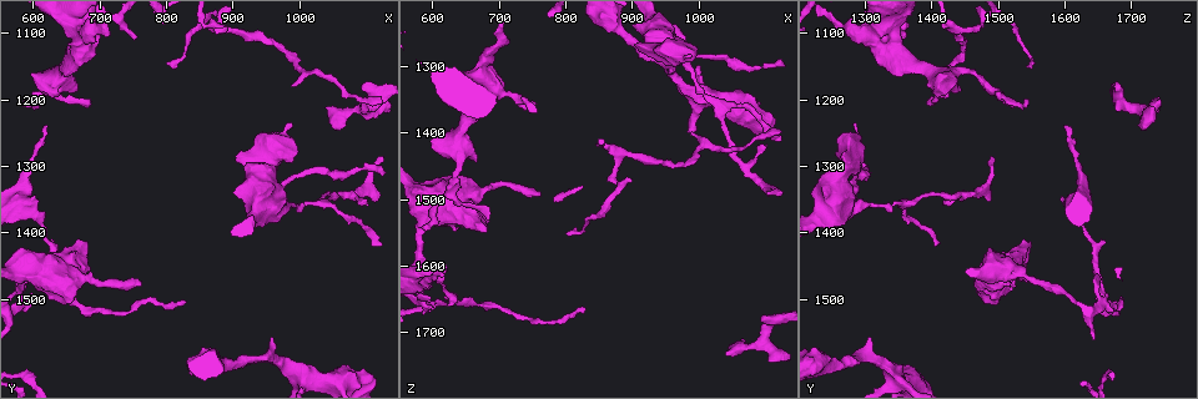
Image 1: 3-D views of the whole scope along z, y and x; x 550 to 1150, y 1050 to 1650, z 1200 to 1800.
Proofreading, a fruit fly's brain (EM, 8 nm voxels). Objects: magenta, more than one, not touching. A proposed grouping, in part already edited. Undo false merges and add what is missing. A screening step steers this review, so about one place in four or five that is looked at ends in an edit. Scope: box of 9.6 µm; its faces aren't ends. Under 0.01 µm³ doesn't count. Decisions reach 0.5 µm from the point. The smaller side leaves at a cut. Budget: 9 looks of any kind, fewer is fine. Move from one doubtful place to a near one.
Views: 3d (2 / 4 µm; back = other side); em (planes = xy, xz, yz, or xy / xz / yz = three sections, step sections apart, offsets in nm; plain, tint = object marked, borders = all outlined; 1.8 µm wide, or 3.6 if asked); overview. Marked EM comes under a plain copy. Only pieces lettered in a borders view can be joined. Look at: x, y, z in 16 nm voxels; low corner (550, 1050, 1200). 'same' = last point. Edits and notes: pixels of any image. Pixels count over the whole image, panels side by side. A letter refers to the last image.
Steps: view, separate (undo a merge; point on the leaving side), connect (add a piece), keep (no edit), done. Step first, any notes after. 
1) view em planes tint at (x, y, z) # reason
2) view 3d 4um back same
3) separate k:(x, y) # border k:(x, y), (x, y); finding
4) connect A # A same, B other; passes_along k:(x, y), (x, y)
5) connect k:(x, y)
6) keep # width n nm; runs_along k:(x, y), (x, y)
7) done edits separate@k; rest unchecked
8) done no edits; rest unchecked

view em 3.6um planes borders at (685, 1205, 1530) # tapers out

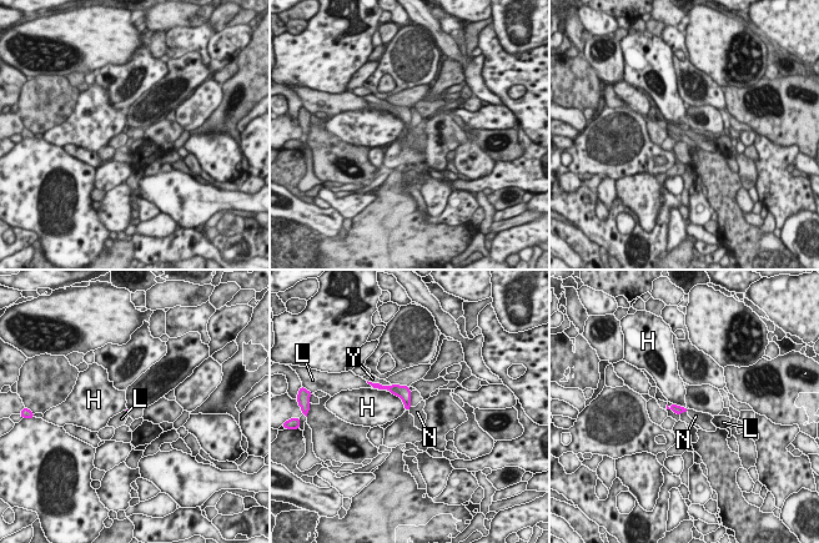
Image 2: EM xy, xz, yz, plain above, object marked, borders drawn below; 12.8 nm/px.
connect N # longest_contact H 340 nm; H other, L other, N same, Y other; it goes on there

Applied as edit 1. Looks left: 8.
view overview # redraw

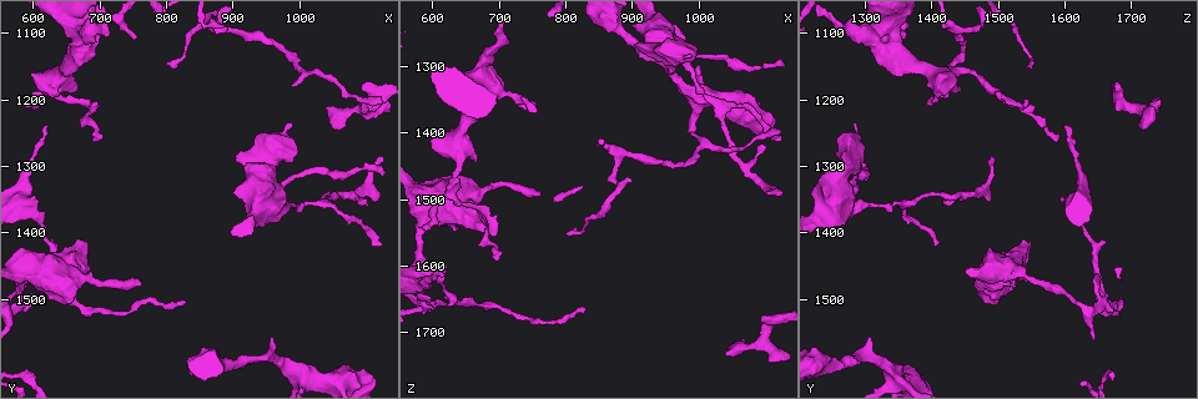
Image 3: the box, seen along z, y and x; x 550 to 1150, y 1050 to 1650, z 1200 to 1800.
view 3d 4um at (985, 1175, 1405) # branch stops here

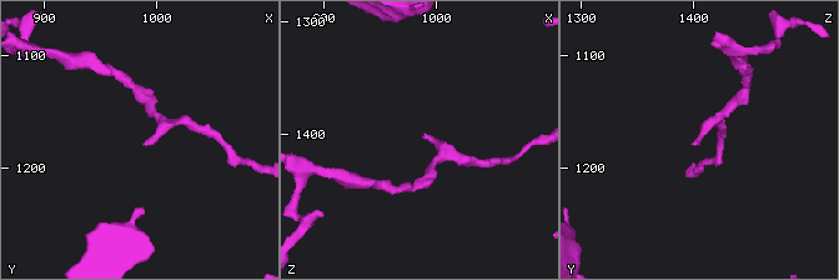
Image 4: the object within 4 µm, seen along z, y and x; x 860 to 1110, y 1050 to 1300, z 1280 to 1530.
view em planes borders at (988, 1178, 1402)

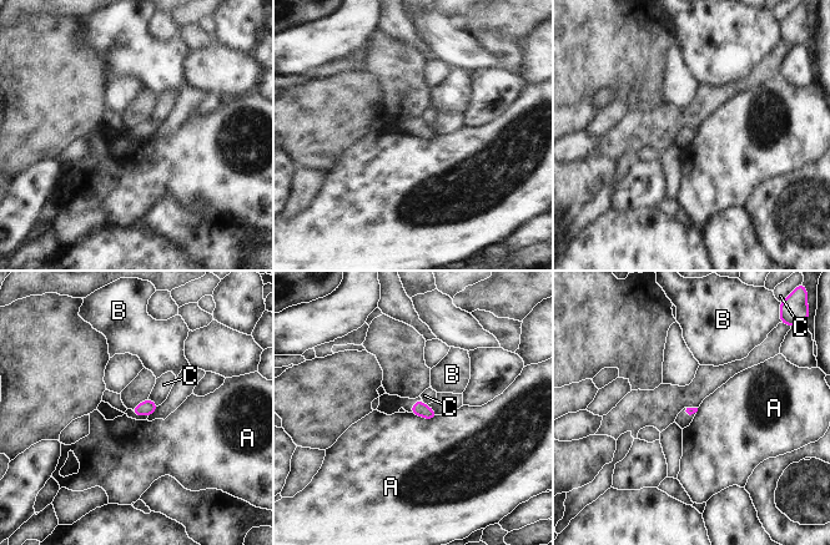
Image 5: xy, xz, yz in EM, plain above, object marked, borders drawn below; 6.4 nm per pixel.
keep # A other, B other, C other; no lettered piece goes on from it

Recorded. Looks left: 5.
view em planes borders at (1035, 1210, 1730) # free end

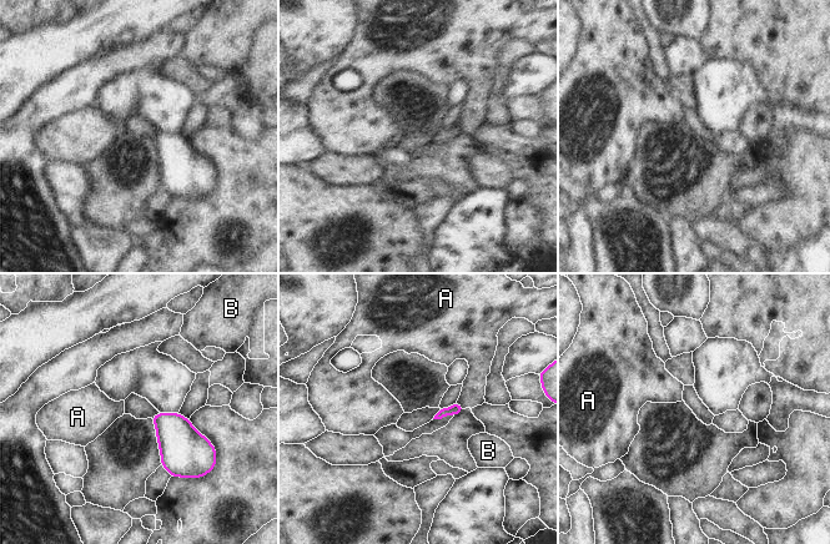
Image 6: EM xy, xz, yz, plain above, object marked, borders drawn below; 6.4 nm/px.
keep # A other, B other; border 6:(457, 401), (464, 408); none of them fits

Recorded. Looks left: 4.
view 3d 2um at (1015, 1620, 1345) # four or more arms meet

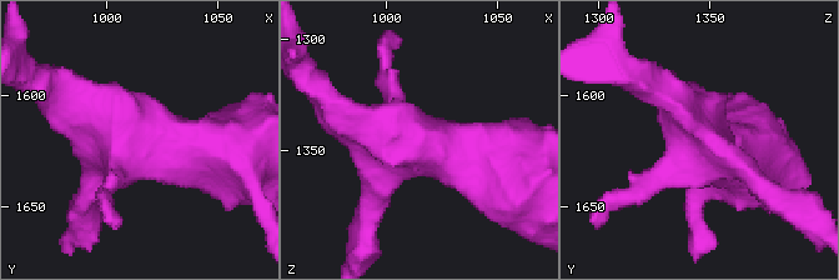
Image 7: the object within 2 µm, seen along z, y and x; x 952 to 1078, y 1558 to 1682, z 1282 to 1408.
view em xy step 4 borders at (1014, 1623, 1349) # arms 4

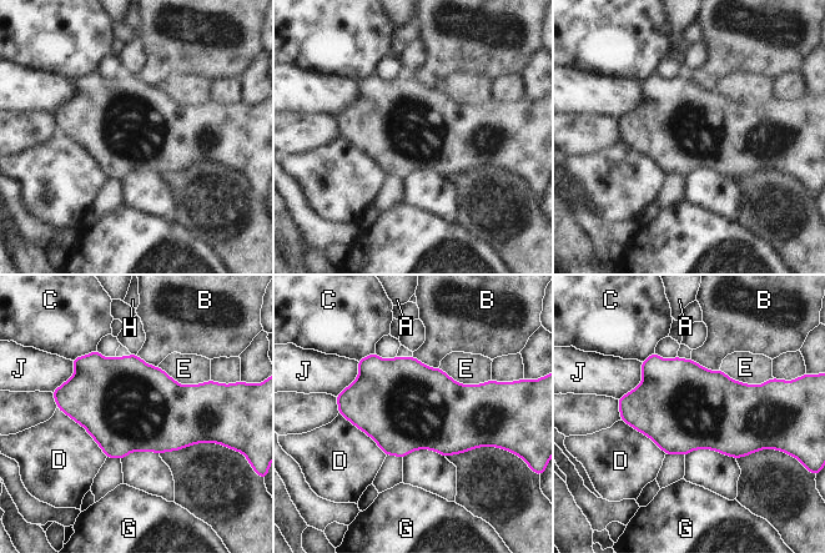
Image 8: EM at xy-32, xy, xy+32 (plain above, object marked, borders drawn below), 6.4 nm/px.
view em yz step 4 borders same

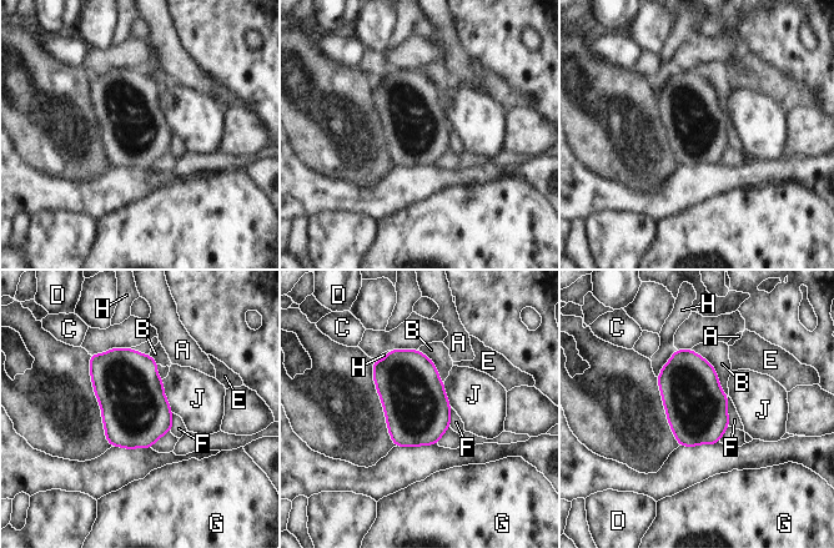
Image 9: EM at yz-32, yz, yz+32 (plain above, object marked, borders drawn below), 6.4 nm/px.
keep # A other, B other, C other, D other, E other, F other, G other, H other, J other; border 9:(727, 396), (729, 426); one neuron here

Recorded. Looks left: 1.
done edits connect@2; rest unchecked

